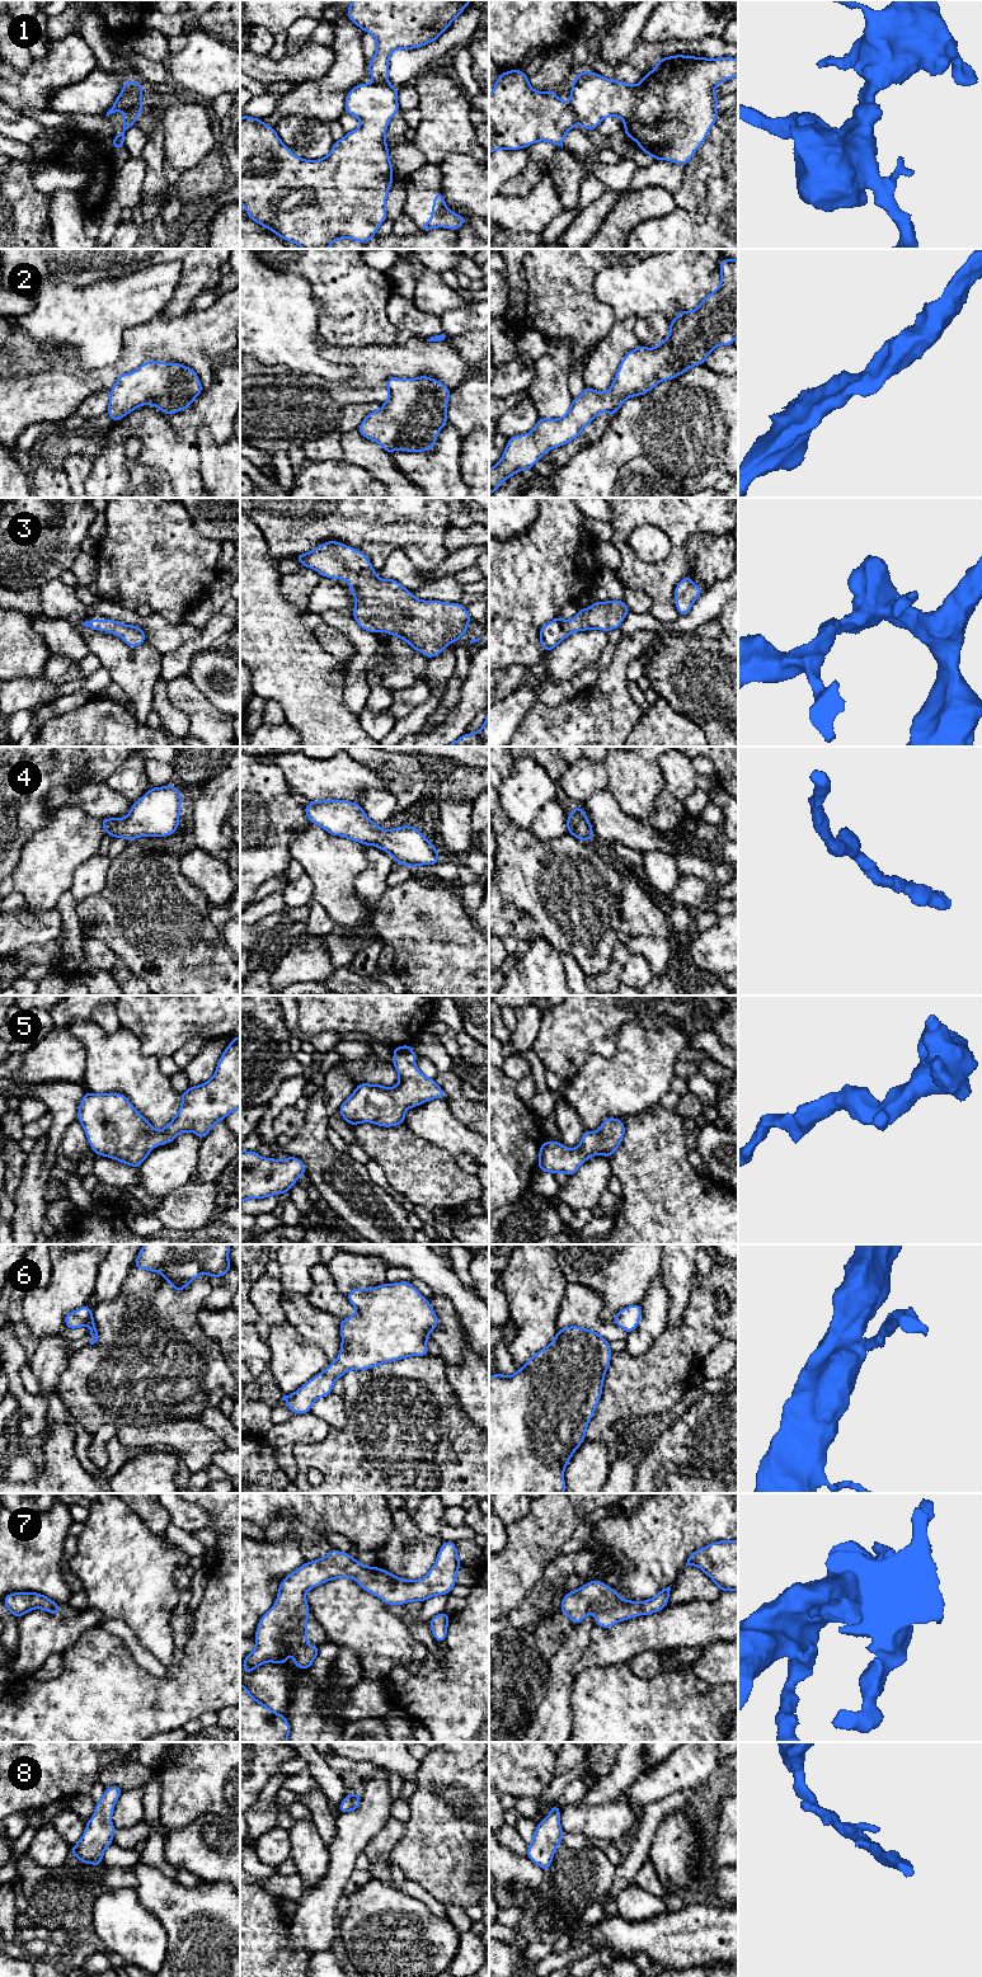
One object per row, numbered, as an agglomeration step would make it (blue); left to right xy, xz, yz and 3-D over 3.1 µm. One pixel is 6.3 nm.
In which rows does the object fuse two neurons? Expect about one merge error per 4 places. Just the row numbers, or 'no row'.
1

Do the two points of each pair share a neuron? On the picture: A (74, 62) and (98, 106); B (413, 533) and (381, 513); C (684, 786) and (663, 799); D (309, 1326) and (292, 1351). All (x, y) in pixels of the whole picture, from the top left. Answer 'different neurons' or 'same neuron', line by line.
A: different neurons
B: same neuron
C: different neurons
D: different neurons

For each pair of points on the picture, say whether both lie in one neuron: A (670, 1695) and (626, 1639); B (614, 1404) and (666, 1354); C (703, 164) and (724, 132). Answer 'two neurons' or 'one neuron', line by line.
A: two neurons
B: one neuron
C: one neuron

